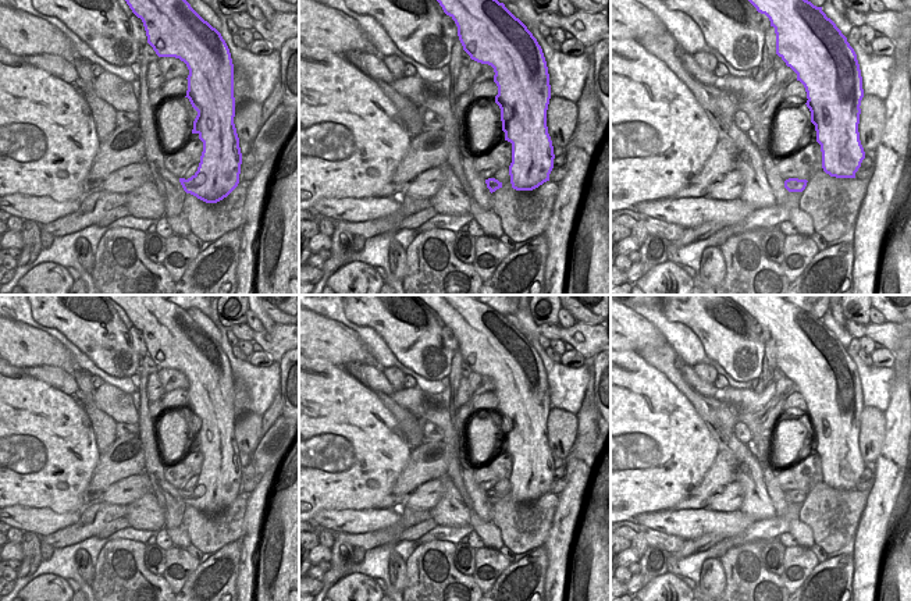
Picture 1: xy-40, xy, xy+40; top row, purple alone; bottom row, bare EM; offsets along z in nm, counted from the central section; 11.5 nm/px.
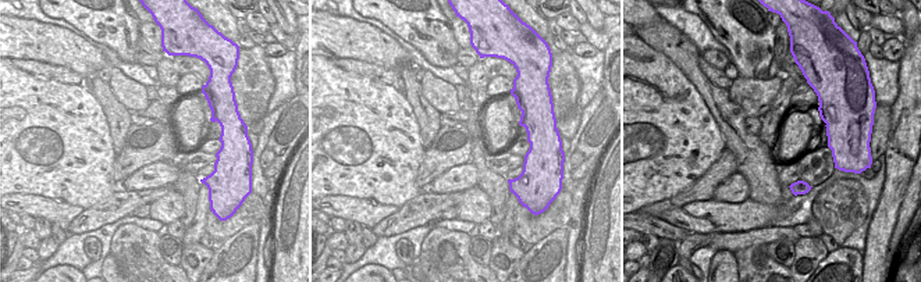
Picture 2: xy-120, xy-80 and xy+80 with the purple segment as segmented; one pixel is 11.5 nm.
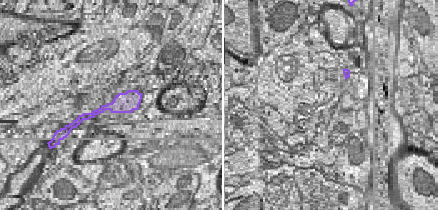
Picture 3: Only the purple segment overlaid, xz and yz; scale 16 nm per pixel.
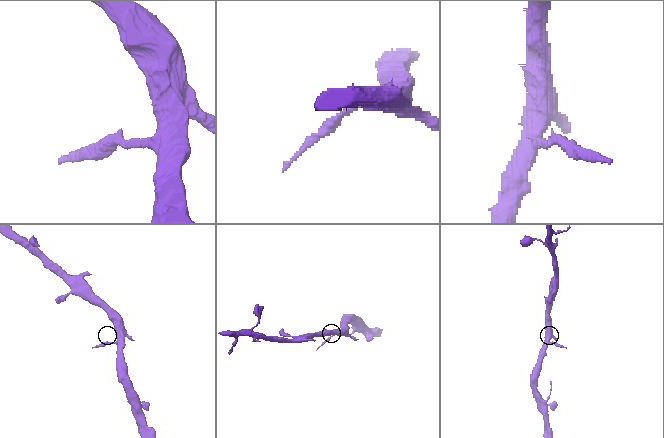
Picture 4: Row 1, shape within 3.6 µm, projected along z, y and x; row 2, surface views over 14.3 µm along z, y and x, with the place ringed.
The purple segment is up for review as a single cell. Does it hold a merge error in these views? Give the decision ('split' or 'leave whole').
leave whole

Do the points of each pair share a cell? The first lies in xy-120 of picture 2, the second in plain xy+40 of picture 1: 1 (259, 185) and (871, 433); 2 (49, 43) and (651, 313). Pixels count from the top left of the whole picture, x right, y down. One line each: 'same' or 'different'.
1: different
2: different

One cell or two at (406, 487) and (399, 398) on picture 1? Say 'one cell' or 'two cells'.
two cells

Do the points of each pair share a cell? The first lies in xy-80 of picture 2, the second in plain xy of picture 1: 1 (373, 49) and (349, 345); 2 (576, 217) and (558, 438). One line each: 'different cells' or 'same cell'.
1: same cell
2: different cells

